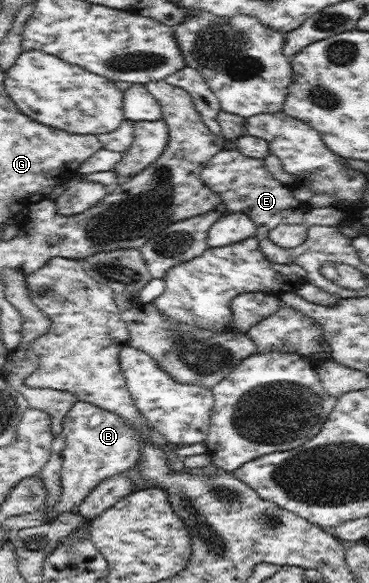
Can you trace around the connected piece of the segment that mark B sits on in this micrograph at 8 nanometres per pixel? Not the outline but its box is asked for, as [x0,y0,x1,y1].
[55,401,144,514]

